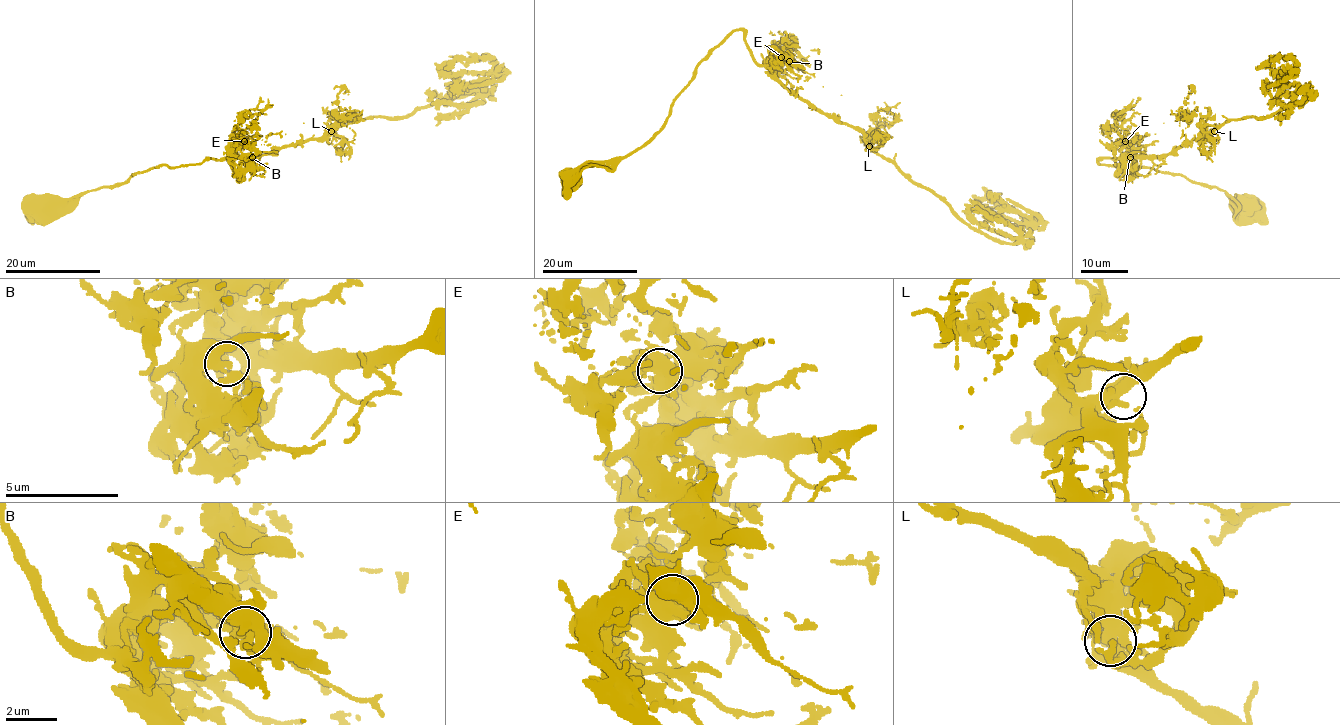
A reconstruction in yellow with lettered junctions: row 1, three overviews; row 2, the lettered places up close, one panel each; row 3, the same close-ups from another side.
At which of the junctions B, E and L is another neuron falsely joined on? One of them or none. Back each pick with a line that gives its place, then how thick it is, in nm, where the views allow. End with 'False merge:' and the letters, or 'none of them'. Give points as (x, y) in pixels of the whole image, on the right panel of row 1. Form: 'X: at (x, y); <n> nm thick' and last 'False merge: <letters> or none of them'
E: at (1125, 141); 650 nm thick
False merge: E

